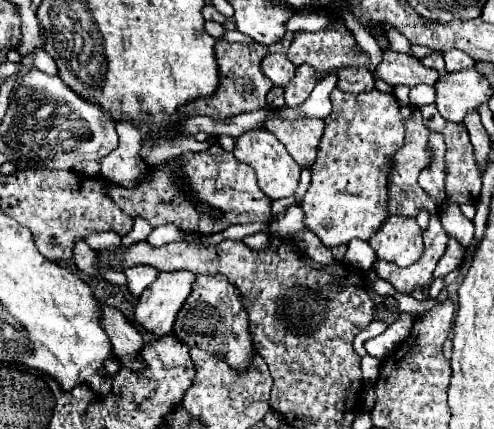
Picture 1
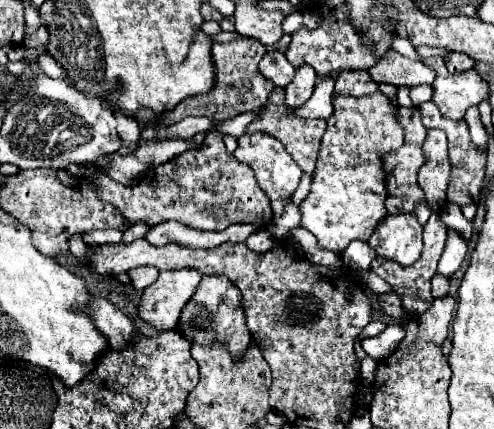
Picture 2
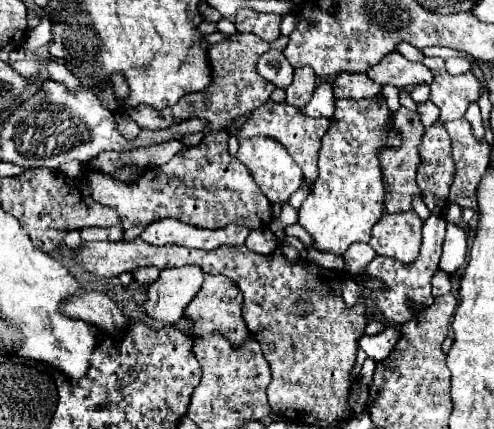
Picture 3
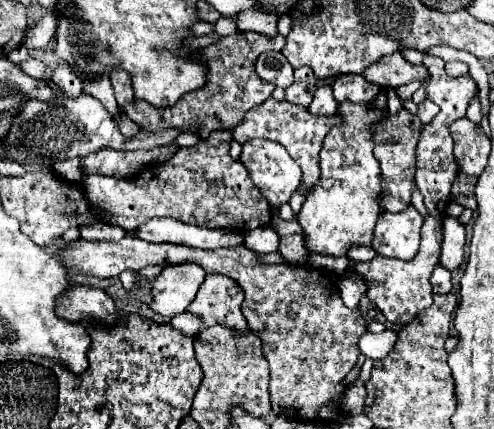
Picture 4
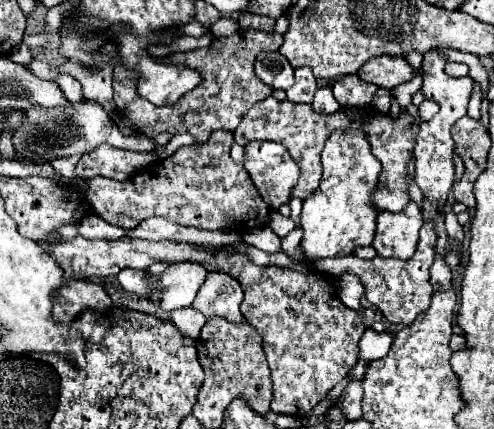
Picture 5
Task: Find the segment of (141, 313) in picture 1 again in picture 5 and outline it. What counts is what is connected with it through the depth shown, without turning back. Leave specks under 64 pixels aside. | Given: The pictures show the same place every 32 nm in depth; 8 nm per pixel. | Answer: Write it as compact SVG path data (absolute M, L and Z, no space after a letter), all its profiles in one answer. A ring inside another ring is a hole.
M176 262L160 278L160 302L166 312L190 306L210 270L198 262Z

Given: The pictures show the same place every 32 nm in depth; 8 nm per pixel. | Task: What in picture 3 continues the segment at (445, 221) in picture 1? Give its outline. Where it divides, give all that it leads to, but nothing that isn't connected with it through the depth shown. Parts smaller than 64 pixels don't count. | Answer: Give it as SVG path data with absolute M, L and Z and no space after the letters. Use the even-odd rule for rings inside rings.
M448 204L448 208L446 208L446 214L444 214L444 220L448 220L448 222L454 222L454 224L458 224L458 226L462 226L464 230L468 230L468 222L464 222L462 220L462 208L458 206L458 204Z

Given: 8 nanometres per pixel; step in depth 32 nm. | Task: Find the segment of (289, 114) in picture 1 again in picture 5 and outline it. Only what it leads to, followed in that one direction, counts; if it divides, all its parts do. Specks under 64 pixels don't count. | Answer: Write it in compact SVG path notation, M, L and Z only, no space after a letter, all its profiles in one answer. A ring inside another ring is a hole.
M326 86L326 88L318 88L316 90L316 96L312 100L312 108L316 112L326 112L326 114L332 114L336 110L340 110L340 104L336 102L336 98L332 96L332 90Z

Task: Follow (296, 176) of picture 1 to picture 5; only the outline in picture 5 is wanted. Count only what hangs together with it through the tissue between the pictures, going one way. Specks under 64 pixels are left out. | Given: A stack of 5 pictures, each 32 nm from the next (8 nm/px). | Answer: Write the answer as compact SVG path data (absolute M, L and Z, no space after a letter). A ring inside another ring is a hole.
M252 142L246 146L246 162L244 168L248 170L254 186L258 188L262 200L268 204L270 210L278 210L282 204L290 200L290 190L296 186L300 168L292 160L292 156L282 148L278 142Z

